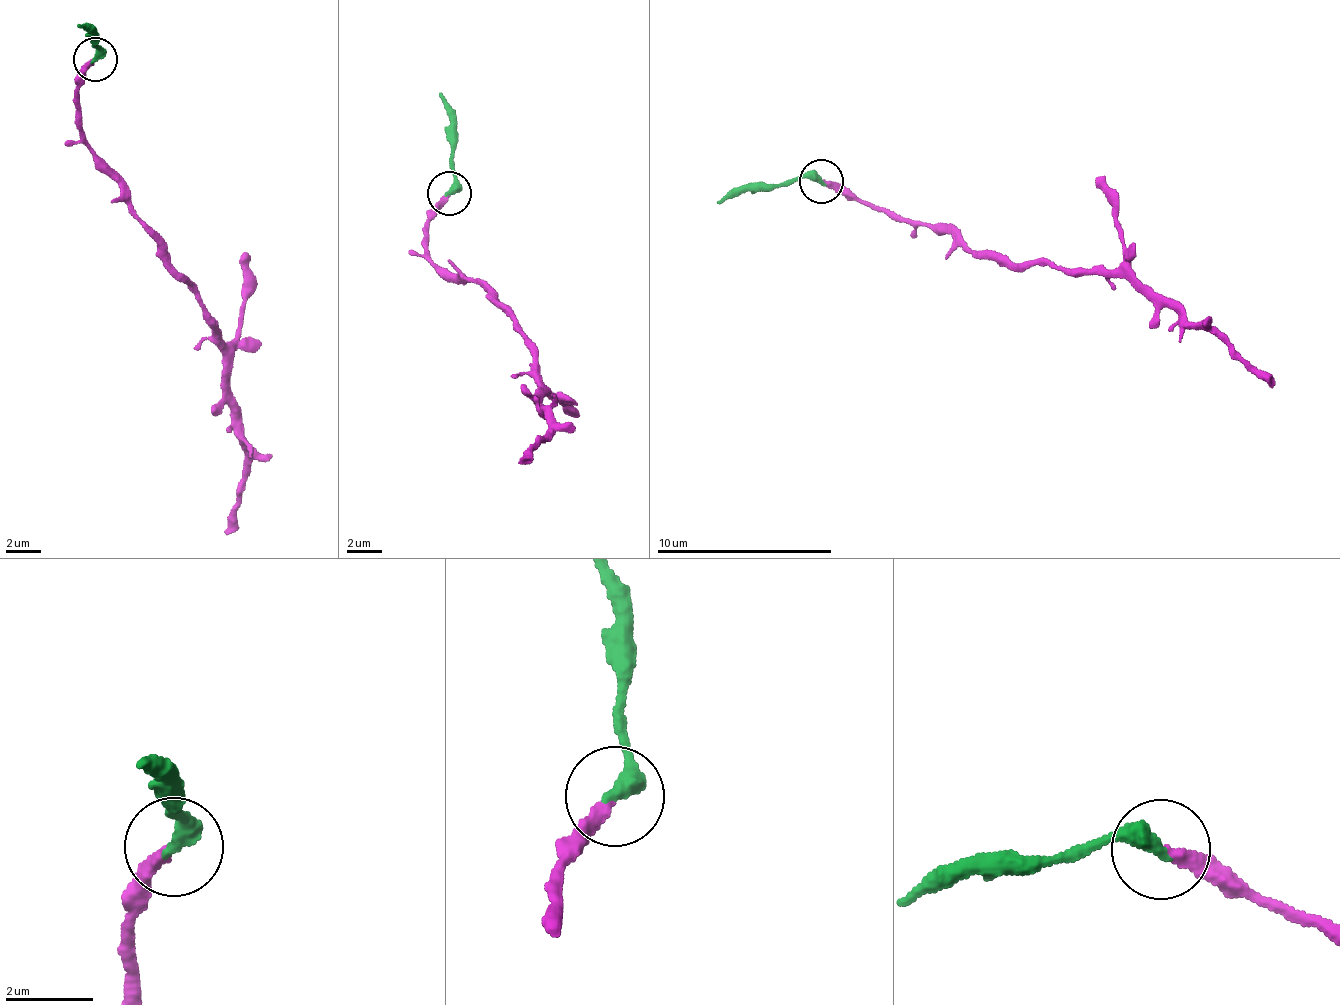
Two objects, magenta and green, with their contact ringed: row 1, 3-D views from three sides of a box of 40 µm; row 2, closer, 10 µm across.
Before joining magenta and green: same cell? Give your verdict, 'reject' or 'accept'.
accept

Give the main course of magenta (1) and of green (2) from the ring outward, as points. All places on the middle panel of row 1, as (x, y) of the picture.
1: (450, 193), (427, 223), (425, 262), (481, 284), (530, 343), (535, 407), (550, 419), (548, 440), (519, 464)
2: (450, 193), (455, 168), (450, 149), (450, 110), (441, 94)

